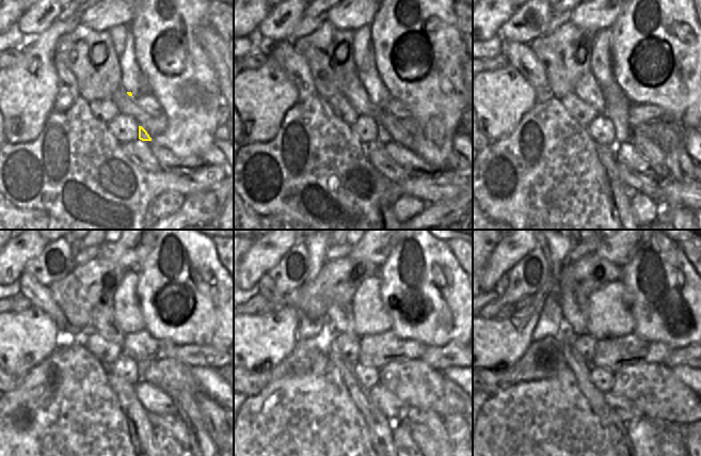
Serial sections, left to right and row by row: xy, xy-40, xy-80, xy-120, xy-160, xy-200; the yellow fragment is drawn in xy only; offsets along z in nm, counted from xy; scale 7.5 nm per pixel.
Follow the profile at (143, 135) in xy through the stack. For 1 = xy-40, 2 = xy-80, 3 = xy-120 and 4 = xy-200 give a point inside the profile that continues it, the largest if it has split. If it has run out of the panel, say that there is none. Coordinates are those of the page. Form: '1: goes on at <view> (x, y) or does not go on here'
1: goes on at xy-40 (383, 137)
2: goes on at xy-80 (617, 105)
3: goes on at xy-120 (141, 347)
4: goes on at xy-200 (612, 354)

